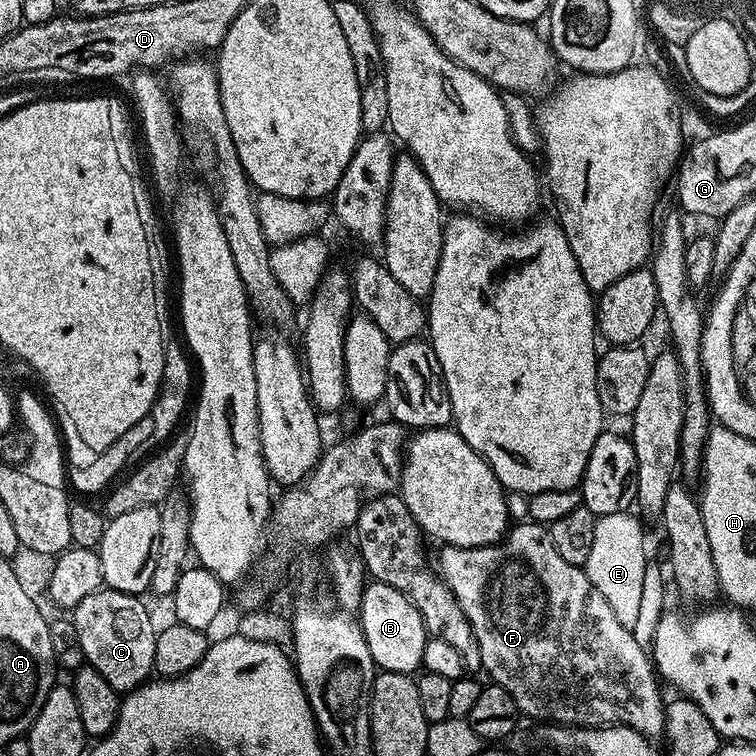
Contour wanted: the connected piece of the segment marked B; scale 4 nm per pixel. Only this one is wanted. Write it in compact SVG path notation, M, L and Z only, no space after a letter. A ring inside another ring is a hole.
M381 580L365 583L358 619L366 646L370 646L370 658L374 658L377 669L412 674L421 667L422 650L426 650L430 637L422 622L422 614L418 614L414 602L410 602L402 590L394 590L394 586L386 586Z

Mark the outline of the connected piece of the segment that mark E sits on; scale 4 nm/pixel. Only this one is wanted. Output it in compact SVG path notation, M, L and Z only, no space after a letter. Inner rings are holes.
M632 514L618 516L601 516L594 526L594 543L590 546L590 558L582 565L594 590L610 602L610 610L614 610L618 622L631 628L637 621L638 609L641 606L643 568L646 554L636 543L640 540L640 524Z

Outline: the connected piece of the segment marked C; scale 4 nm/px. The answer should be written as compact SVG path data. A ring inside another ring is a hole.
M104 586L99 592L82 598L70 612L71 622L78 630L78 642L82 642L85 661L121 694L139 688L154 670L154 642L158 630L142 601L140 596Z

